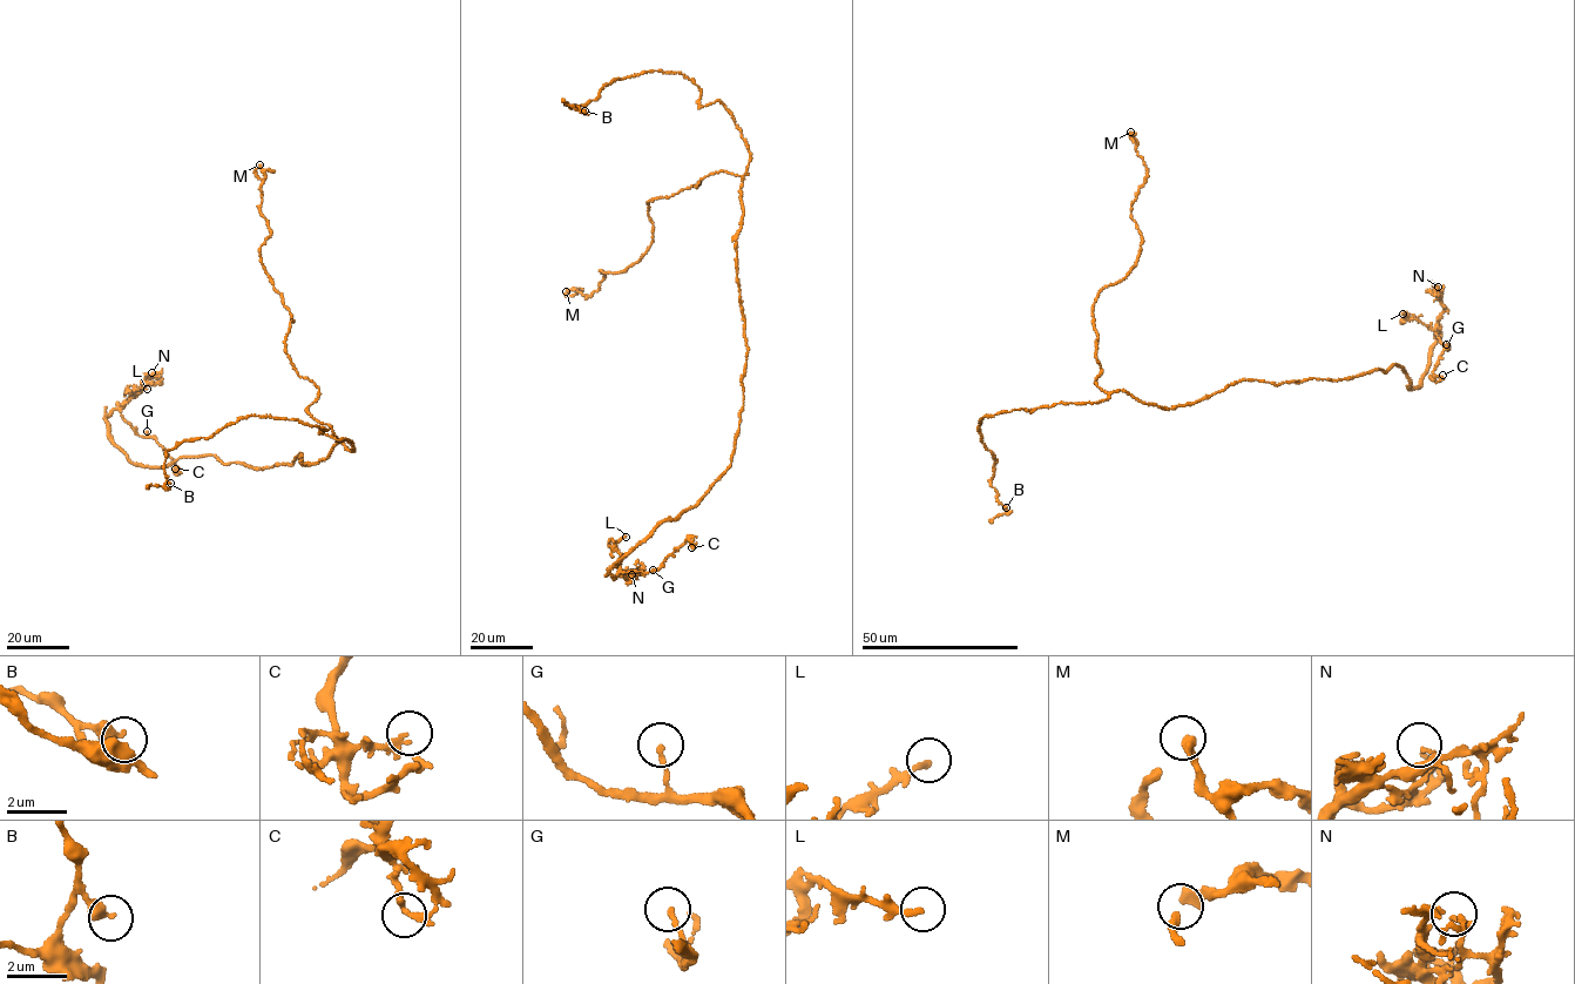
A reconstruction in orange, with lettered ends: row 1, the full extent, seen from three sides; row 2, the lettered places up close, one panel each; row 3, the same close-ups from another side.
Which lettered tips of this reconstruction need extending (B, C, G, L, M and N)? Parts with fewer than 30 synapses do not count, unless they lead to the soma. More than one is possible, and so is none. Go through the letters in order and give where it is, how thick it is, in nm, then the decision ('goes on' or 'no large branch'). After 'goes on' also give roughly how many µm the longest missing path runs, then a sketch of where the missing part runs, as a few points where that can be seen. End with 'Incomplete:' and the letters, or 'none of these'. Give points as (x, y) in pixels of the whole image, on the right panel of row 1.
B: (1006, 507) | 420 nm | no large branch
C: (1442, 375) | 220 nm | no large branch
G: (1446, 344) | 160 nm | no large branch
L: (1403, 314) | 200 nm | no large branch
M: (1130, 132) | 320 nm | no large branch
N: (1438, 287) | 120 nm | no large branch
Incomplete: none of these

